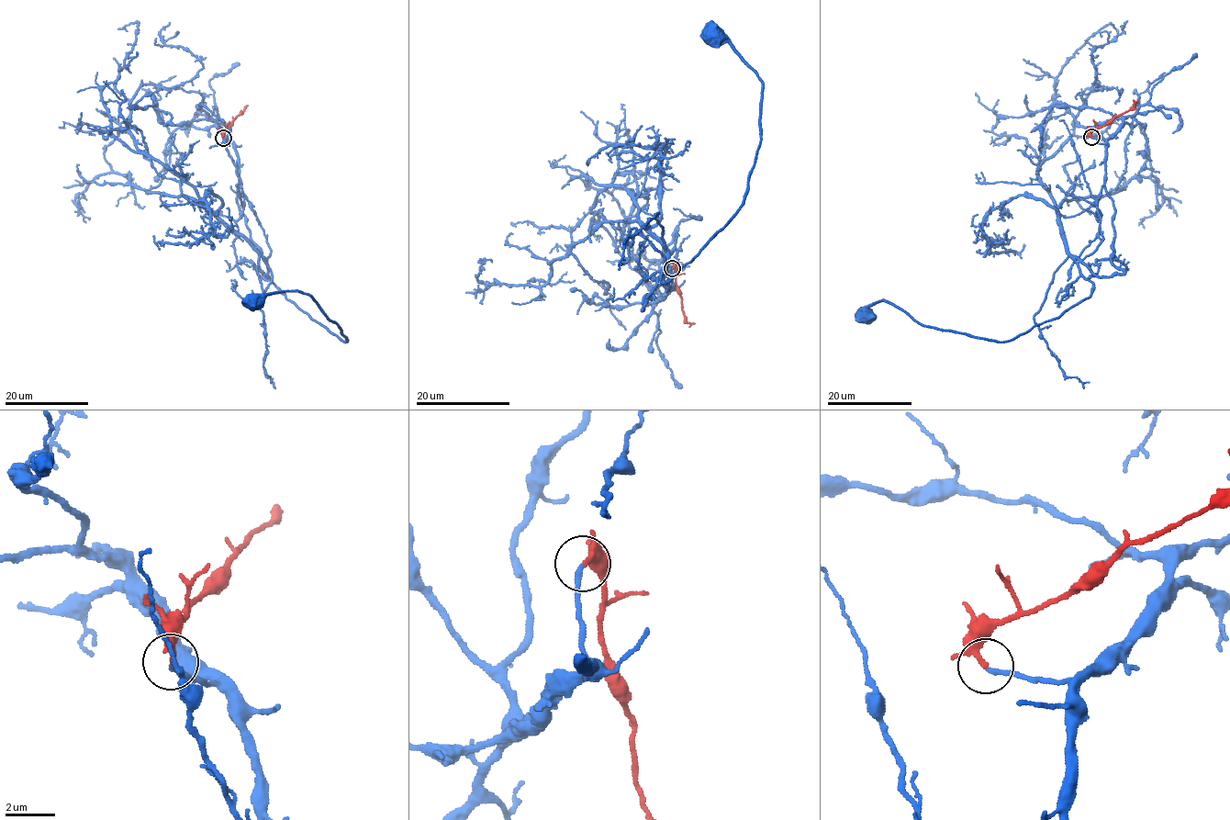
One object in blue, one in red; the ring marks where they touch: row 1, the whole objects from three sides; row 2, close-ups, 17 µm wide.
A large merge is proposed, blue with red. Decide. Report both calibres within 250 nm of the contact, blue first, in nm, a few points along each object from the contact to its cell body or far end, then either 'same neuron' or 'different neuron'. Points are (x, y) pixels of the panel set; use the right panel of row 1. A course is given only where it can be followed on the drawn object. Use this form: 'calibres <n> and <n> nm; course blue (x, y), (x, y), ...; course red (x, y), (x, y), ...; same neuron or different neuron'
calibres 190 and 180 nm; course blue (1091, 137), (1106, 141), (1123, 272), (1077, 263), (1091, 296), (1002, 342), (922, 326), (884, 300), (866, 314); course red (1091, 137), (1094, 129), (1110, 124), (1115, 117), (1129, 111), (1134, 105), (1133, 99); same neuron

